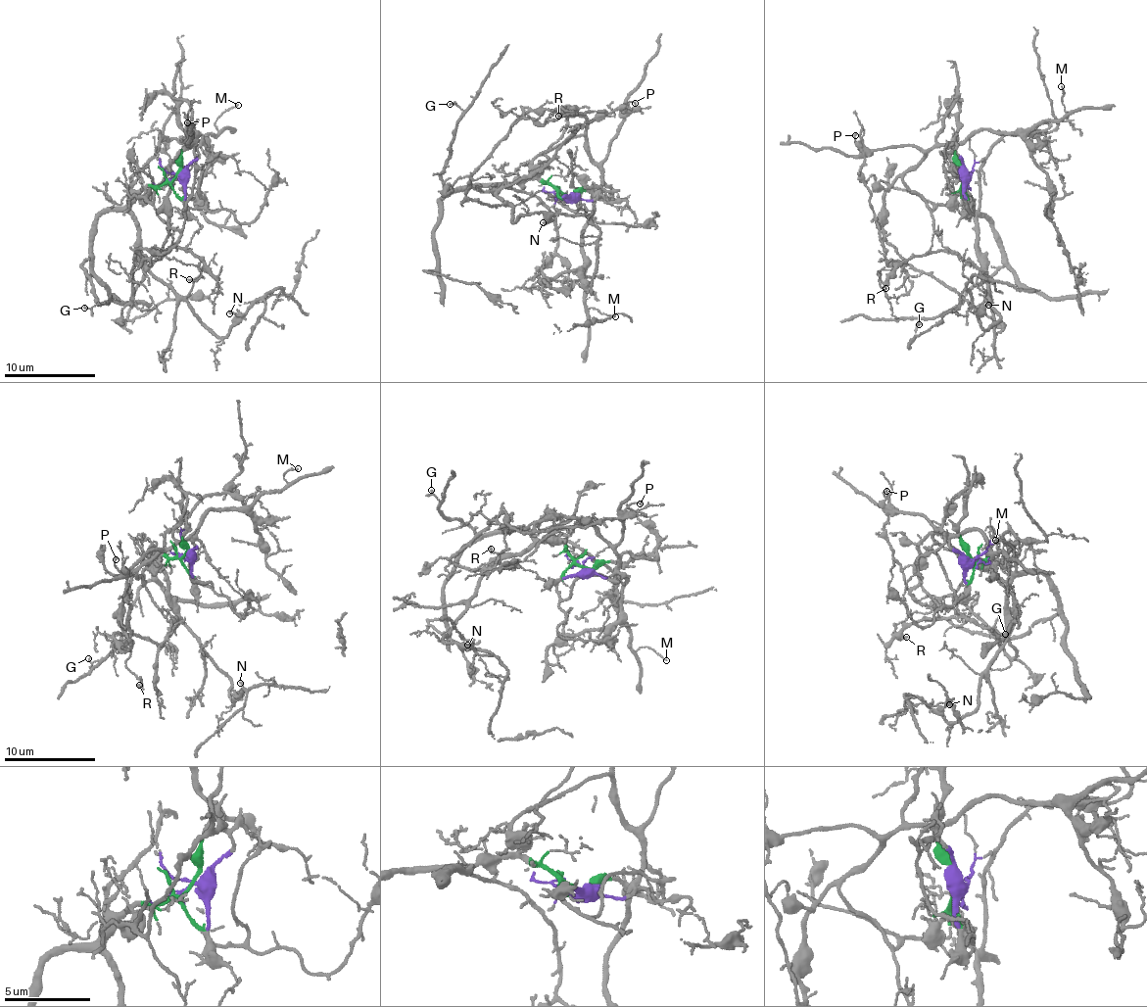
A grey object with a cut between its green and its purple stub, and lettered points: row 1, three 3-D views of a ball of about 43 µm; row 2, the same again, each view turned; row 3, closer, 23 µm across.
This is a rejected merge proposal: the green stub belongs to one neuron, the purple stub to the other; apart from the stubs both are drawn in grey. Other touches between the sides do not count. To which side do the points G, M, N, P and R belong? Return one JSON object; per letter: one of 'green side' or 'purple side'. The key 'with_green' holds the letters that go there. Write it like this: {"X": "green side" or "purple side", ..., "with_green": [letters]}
{"G": "green side", "M": "purple side", "N": "green side", "P": "purple side", "R": "purple side", "with_green": ["G", "N"]}

